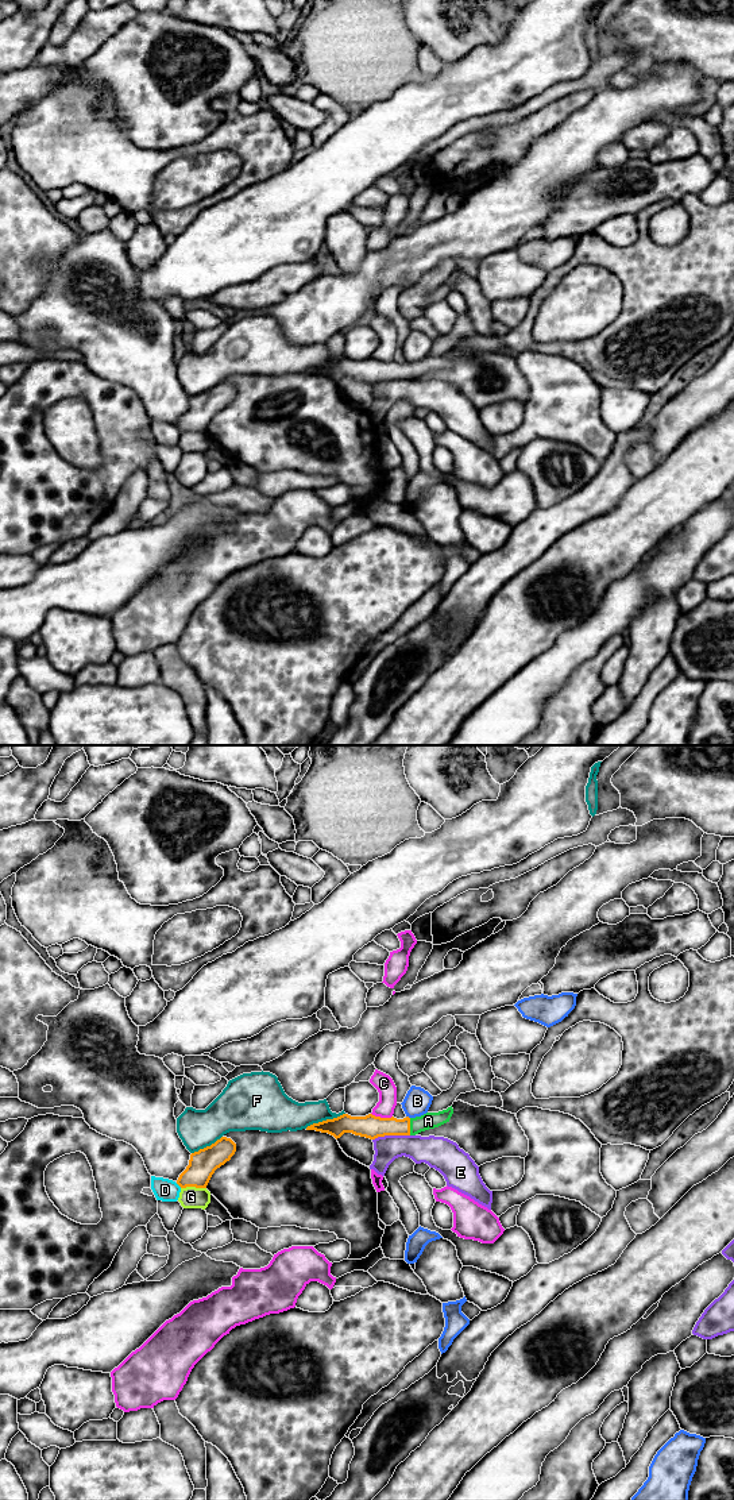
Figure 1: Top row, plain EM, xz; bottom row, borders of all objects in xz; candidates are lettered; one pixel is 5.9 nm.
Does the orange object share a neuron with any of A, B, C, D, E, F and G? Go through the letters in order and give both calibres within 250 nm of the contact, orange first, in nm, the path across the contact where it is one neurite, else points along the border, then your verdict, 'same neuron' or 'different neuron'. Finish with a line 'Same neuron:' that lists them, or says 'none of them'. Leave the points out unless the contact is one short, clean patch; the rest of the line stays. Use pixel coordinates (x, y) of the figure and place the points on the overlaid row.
A: 140 nm thick on the orange side, 100 nm on the other; runs through xz (370, 1126), (409, 1126), (428, 1121); same neuron
B: 140 nm thick on the orange side, 160 nm on the other; different neuron
C: 140 nm thick on the orange side, 110 nm on the other; different neuron
D: 160 nm thick on the orange side, 140 nm on the other; border along xz (176, 1183), (181, 1187); different neuron
E: 140 nm thick on the orange side, 160 nm on the other; border along xz (409, 1134), (385, 1134), (373, 1140); different neuron
F: 130 nm thick on the orange side, 200 nm on the other; different neuron
G: 160 nm thick on the orange side, 130 nm on the other; different neuron
Same neuron: A

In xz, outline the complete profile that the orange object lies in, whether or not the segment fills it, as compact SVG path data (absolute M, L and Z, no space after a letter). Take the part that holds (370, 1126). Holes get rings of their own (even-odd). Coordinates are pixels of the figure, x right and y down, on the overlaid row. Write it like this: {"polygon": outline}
{"polygon": "M452 1106L439 1113L426 1113L421 1117L406 1117L403 1119L397 1119L394 1117L380 1118L372 1114L366 1117L351 1117L348 1114L343 1114L333 1119L313 1123L308 1126L306 1130L328 1133L336 1140L344 1133L352 1133L370 1140L385 1135L416 1135L421 1131L434 1129L449 1122L452 1114Z"}

